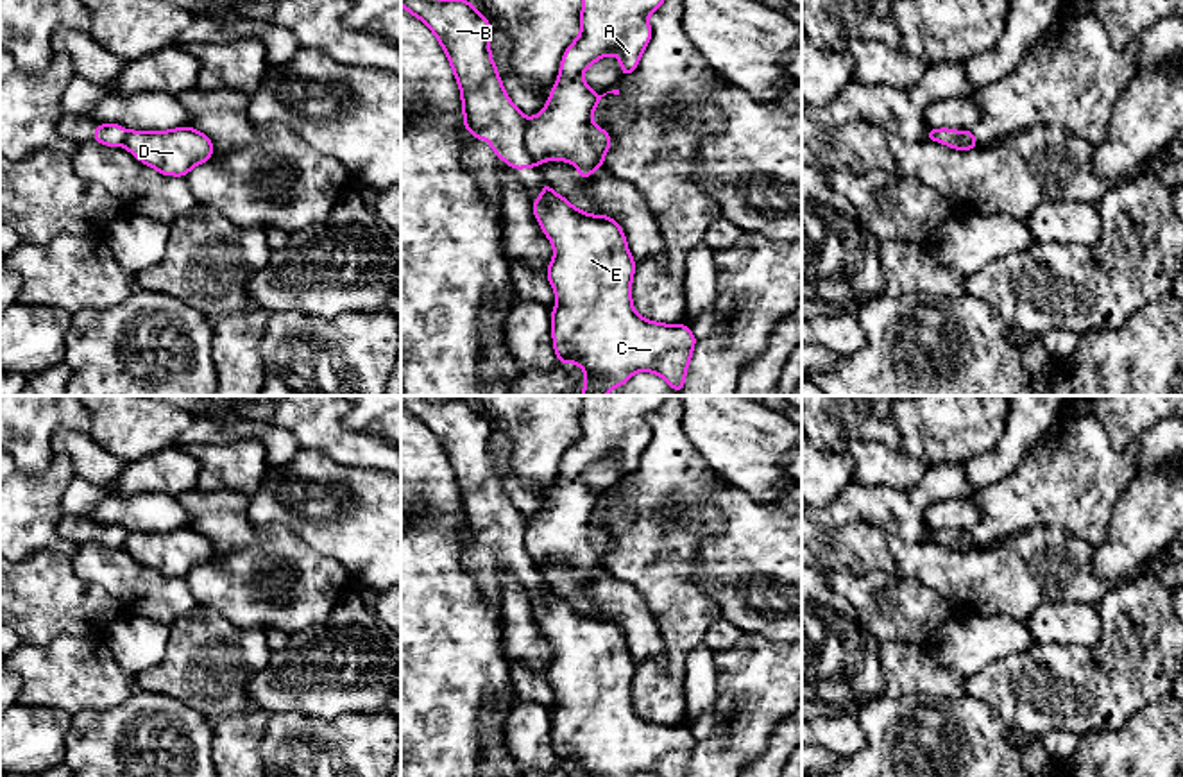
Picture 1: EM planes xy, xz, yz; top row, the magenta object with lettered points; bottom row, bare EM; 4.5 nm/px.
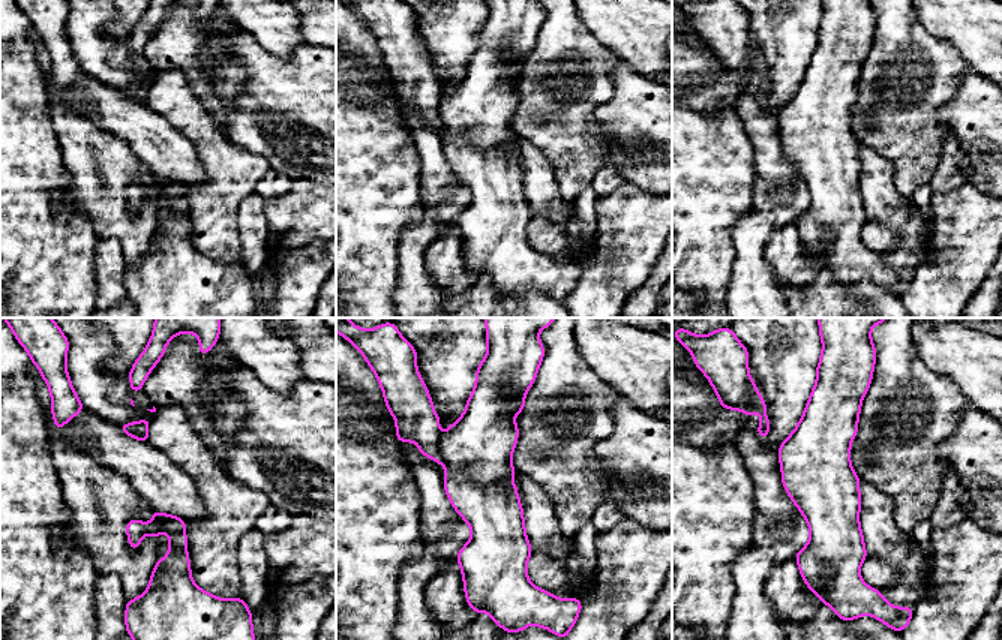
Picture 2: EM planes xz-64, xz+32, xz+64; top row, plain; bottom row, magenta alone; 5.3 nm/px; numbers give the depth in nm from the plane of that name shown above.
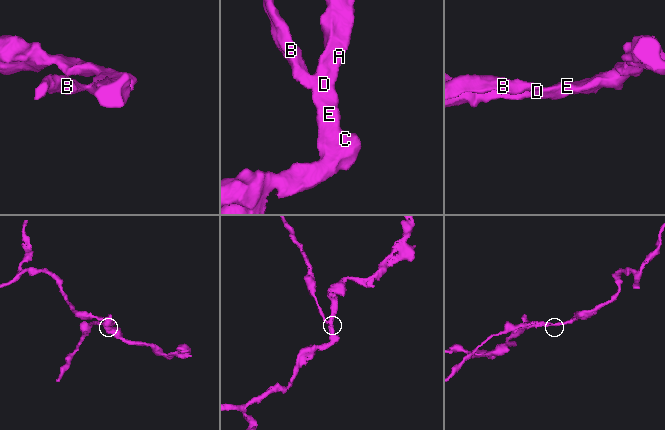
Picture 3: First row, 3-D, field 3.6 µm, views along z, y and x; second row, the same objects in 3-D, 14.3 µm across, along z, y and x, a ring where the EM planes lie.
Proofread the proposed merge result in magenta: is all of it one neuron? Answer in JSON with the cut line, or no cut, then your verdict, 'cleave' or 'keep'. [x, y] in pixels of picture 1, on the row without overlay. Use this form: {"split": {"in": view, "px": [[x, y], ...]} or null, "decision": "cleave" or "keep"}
{"split": {"in": "xz", "px": [[527, 520], [525, 550], [532, 566]]}, "decision": "cleave"}

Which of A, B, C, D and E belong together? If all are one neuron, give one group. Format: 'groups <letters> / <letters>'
groups A C D E / B

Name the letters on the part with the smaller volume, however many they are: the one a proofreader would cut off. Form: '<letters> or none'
B

